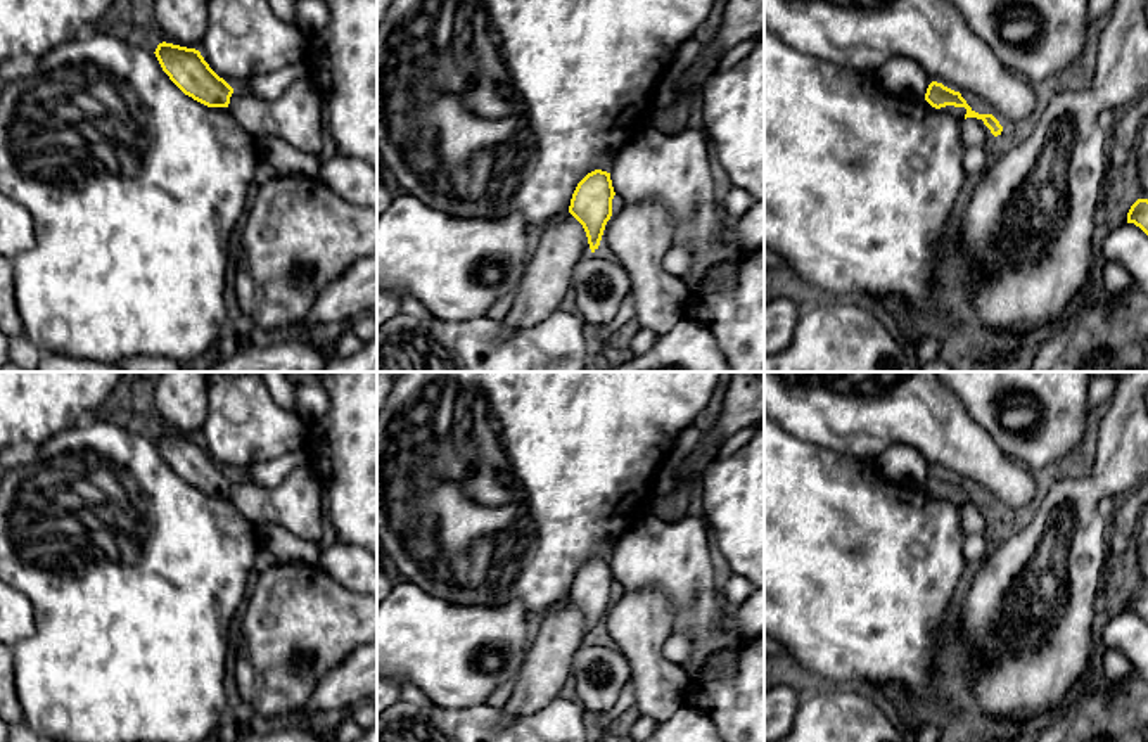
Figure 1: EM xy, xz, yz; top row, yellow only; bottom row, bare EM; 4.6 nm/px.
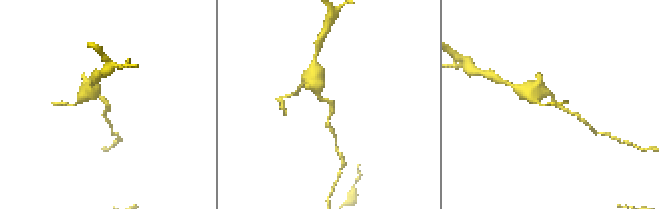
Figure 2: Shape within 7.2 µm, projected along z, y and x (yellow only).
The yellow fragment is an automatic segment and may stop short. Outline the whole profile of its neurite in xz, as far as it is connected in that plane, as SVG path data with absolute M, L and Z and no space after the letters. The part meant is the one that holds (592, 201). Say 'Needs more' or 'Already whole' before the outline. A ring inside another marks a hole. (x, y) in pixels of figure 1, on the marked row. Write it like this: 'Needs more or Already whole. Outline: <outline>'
Already whole. Outline: M602 170L588 173L572 194L569 213L583 225L591 253L598 249L612 216L614 195L610 173Z

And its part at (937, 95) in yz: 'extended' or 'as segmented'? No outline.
as segmented

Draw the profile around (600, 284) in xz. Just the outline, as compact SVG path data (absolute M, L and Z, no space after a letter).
M590 253L574 266L571 289L590 332L615 318L631 291L631 278L626 268L607 253Z

